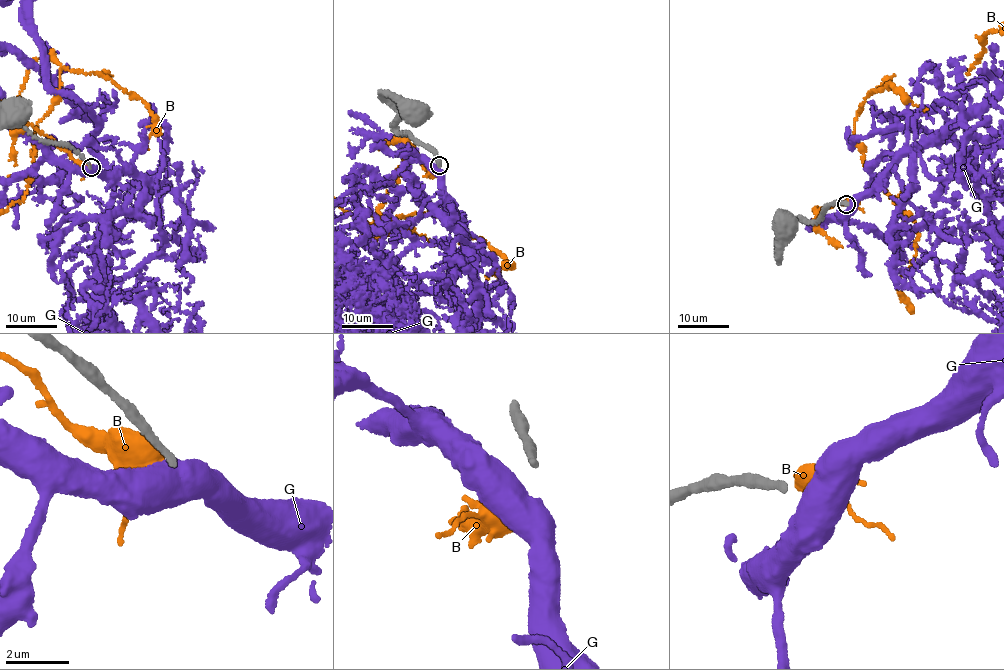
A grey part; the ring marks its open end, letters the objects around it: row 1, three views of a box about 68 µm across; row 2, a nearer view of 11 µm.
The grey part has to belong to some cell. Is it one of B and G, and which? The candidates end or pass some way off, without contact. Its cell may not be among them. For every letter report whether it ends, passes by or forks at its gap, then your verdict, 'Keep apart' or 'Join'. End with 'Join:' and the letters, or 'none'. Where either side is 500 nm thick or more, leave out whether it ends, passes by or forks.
B: Keep apart
G: Keep apart
Join: none

